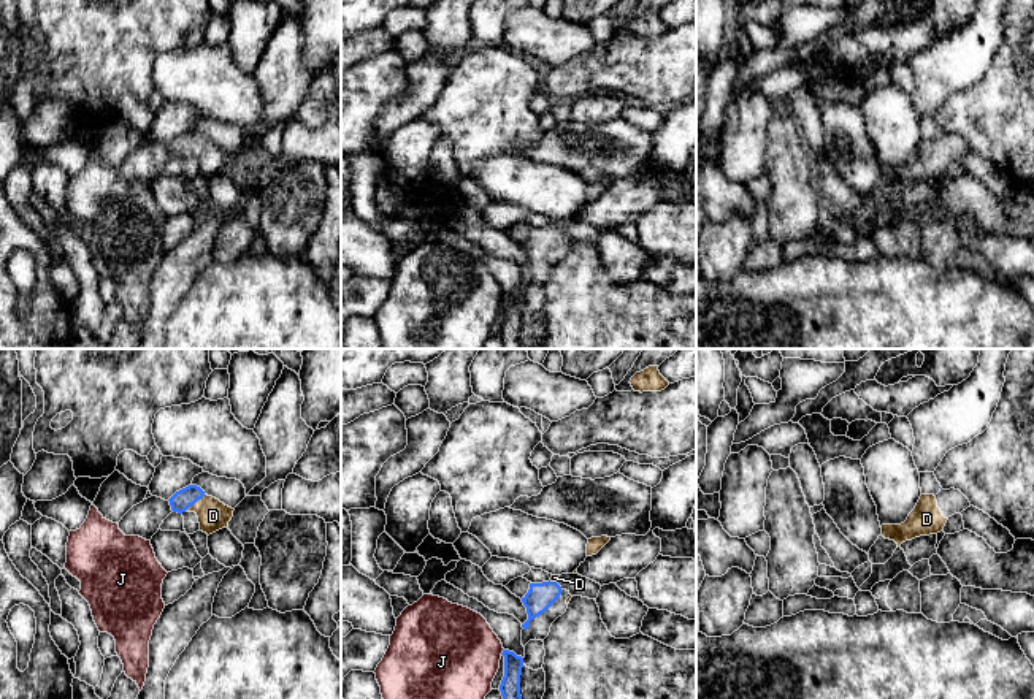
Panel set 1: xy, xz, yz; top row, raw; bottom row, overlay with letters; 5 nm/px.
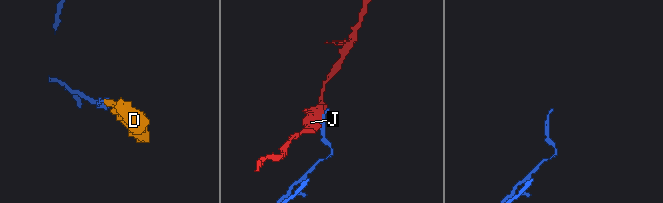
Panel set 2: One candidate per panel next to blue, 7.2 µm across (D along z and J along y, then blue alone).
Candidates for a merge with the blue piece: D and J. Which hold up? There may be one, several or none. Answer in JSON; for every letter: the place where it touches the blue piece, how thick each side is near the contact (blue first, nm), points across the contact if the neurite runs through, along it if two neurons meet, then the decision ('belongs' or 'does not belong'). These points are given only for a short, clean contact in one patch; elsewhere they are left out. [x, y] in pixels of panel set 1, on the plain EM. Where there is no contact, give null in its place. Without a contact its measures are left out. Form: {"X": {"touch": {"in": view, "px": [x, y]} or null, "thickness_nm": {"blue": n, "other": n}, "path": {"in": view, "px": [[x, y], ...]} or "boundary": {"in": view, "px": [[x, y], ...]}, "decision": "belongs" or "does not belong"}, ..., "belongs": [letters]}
{"D": {"touch": {"in": "xy", "px": [194, 148]}, "thickness_nm": {"blue": 100, "other": 160}, "path": {"in": "xy", "px": [[183, 145], [194, 148], [213, 160]]}, "decision": "belongs"}, "J": {"touch": {"in": "xz", "px": [503, 297]}, "thickness_nm": {"blue": 100, "other": 460}, "boundary": {"in": "xz", "px": [[503, 294], [500, 298]]}, "decision": "does not belong"}, "belongs": ["D"]}

